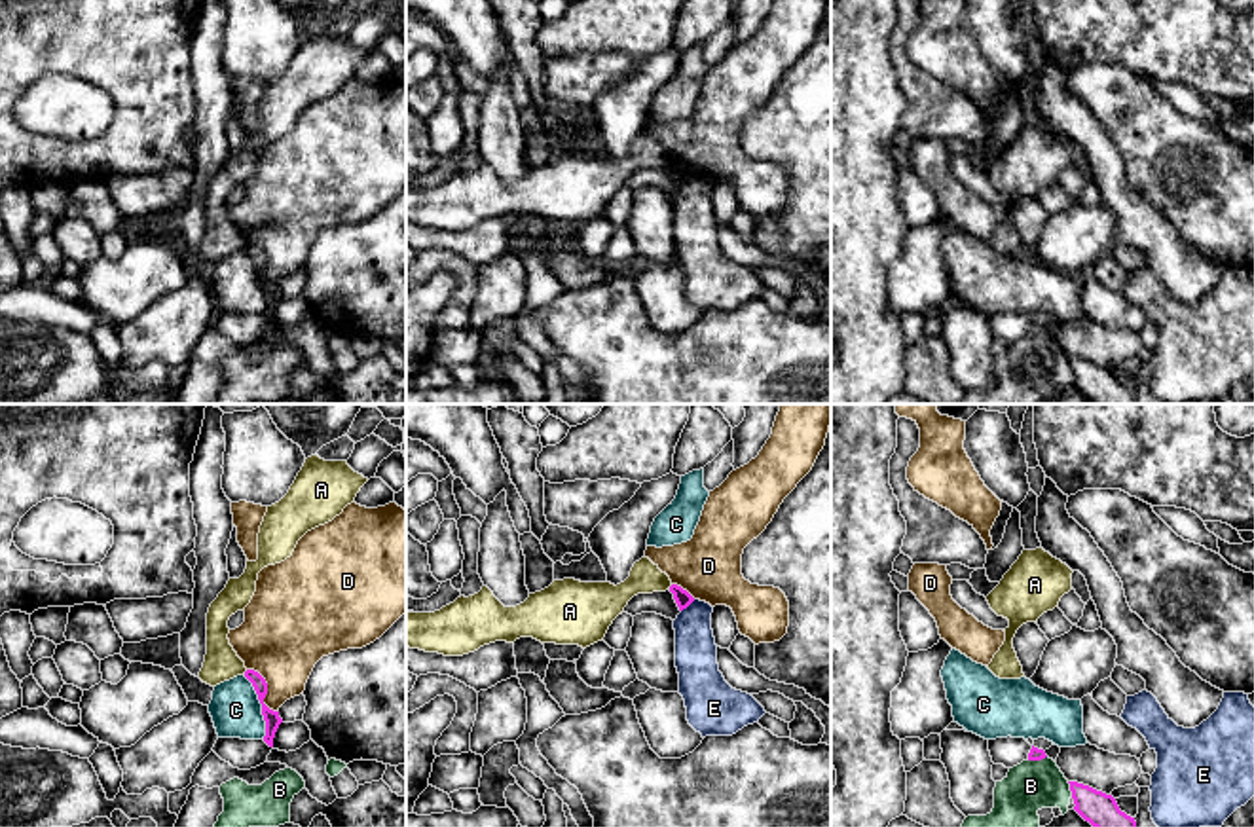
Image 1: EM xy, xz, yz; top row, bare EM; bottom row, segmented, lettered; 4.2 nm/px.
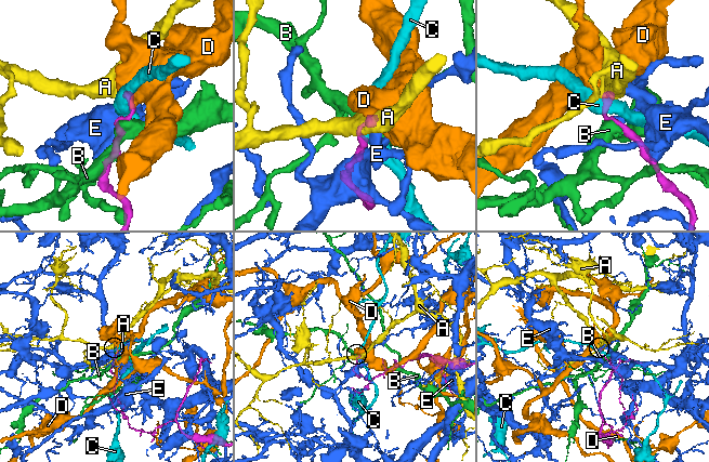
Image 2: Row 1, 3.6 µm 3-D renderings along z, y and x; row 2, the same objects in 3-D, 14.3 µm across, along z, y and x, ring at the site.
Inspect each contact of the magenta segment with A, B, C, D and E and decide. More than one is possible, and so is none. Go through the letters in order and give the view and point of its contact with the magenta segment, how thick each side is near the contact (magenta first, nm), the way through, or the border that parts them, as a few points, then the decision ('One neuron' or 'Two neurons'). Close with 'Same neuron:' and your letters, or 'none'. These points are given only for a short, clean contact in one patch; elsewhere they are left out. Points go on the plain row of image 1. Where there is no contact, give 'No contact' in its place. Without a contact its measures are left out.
A: Touches magenta at xy (245, 247). Thickness 70 nm (magenta) against 150 nm. Boundary: xy (247, 245), (243, 249). Two neurons
B: Touches magenta at yz (1070, 365). Thickness 160 nm (magenta) against 220 nm. Boundary: yz (1067, 357), (1072, 370). Two neurons
C: Touches magenta at xy (262, 283). Thickness 70 nm (magenta) against 220 nm. Boundary: xy (243, 251), (260, 279), (264, 313). Two neurons
D: Touches magenta at xy (266, 264). Thickness 70 nm (magenta) against 360 nm. Two neurons
E: Touches magenta at xz (687, 181). Thickness 70 nm (magenta) against 180 nm. Two neurons
Same neuron: none

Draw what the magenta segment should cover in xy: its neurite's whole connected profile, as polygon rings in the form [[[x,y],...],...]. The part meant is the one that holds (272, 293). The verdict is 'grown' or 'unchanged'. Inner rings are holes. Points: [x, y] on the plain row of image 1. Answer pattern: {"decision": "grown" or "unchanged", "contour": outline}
{"decision": "unchanged", "contour": [[[247,245],[245,247],[245,252],[252,258],[256,269],[258,269],[258,275],[262,279],[262,290],[264,290],[264,296],[266,296],[266,311],[264,311],[264,317],[273,322],[273,313],[275,313],[275,307],[279,303],[279,300],[283,298],[283,294],[279,292],[279,286],[273,286],[269,285],[266,279],[264,279],[264,273],[267,269],[267,258],[266,254],[254,247],[254,245]]]}

